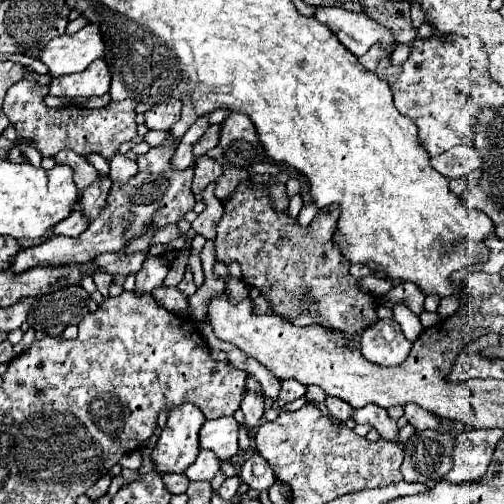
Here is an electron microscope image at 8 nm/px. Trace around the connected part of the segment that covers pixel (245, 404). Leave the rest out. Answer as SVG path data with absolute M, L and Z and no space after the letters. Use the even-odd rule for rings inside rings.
M248 391L246 397L244 397L244 401L242 401L242 407L240 409L242 409L248 425L252 425L252 427L260 425L260 419L264 415L264 395Z

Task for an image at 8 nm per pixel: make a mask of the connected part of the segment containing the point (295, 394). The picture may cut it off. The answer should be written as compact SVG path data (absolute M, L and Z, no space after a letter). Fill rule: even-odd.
M294 379L282 381L282 387L280 387L280 399L282 401L296 401L298 397L304 397L304 393L306 393L306 385L302 385Z

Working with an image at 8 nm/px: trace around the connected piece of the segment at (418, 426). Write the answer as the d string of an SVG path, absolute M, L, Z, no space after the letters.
M406 405L404 409L406 409L404 417L408 419L408 423L410 423L418 433L422 433L422 431L426 431L426 429L434 429L434 431L438 431L438 433L450 433L450 431L452 431L452 425L442 425L436 415L430 415L428 411L422 411L420 407Z

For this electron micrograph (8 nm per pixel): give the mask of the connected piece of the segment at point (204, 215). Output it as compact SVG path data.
M210 183L204 193L202 193L202 199L206 203L206 209L192 221L192 229L202 235L204 239L210 239L214 241L216 239L216 225L224 213L224 207L220 203L220 199L216 199L214 195L214 183Z

